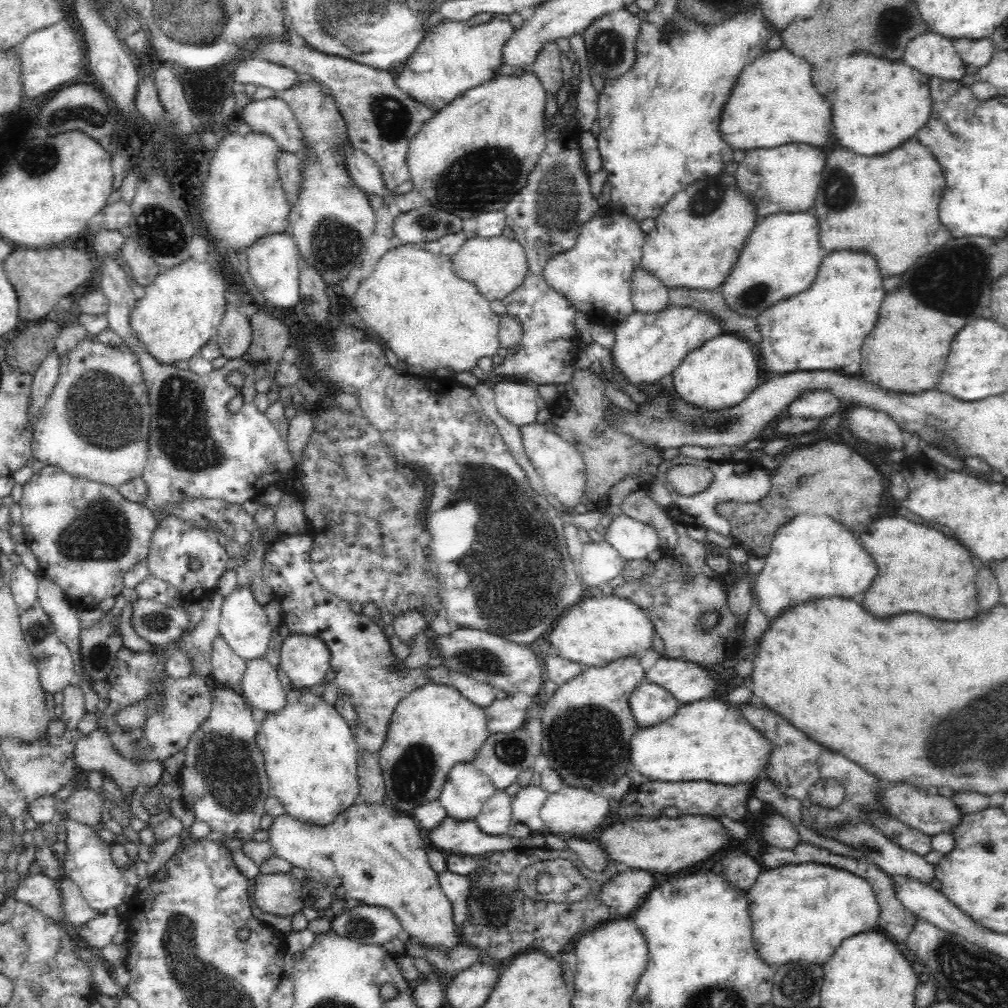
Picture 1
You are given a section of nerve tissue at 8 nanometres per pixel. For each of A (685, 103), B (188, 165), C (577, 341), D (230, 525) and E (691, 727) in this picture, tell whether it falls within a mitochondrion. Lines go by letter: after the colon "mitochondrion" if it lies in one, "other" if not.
A: other
B: other
C: other
D: mitochondrion
E: other

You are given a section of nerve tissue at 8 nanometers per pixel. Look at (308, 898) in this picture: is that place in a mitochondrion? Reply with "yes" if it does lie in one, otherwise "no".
no

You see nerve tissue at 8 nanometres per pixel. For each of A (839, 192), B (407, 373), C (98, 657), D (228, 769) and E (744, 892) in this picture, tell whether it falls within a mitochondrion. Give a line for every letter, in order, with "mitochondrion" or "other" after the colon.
A: mitochondrion
B: other
C: mitochondrion
D: mitochondrion
E: other

